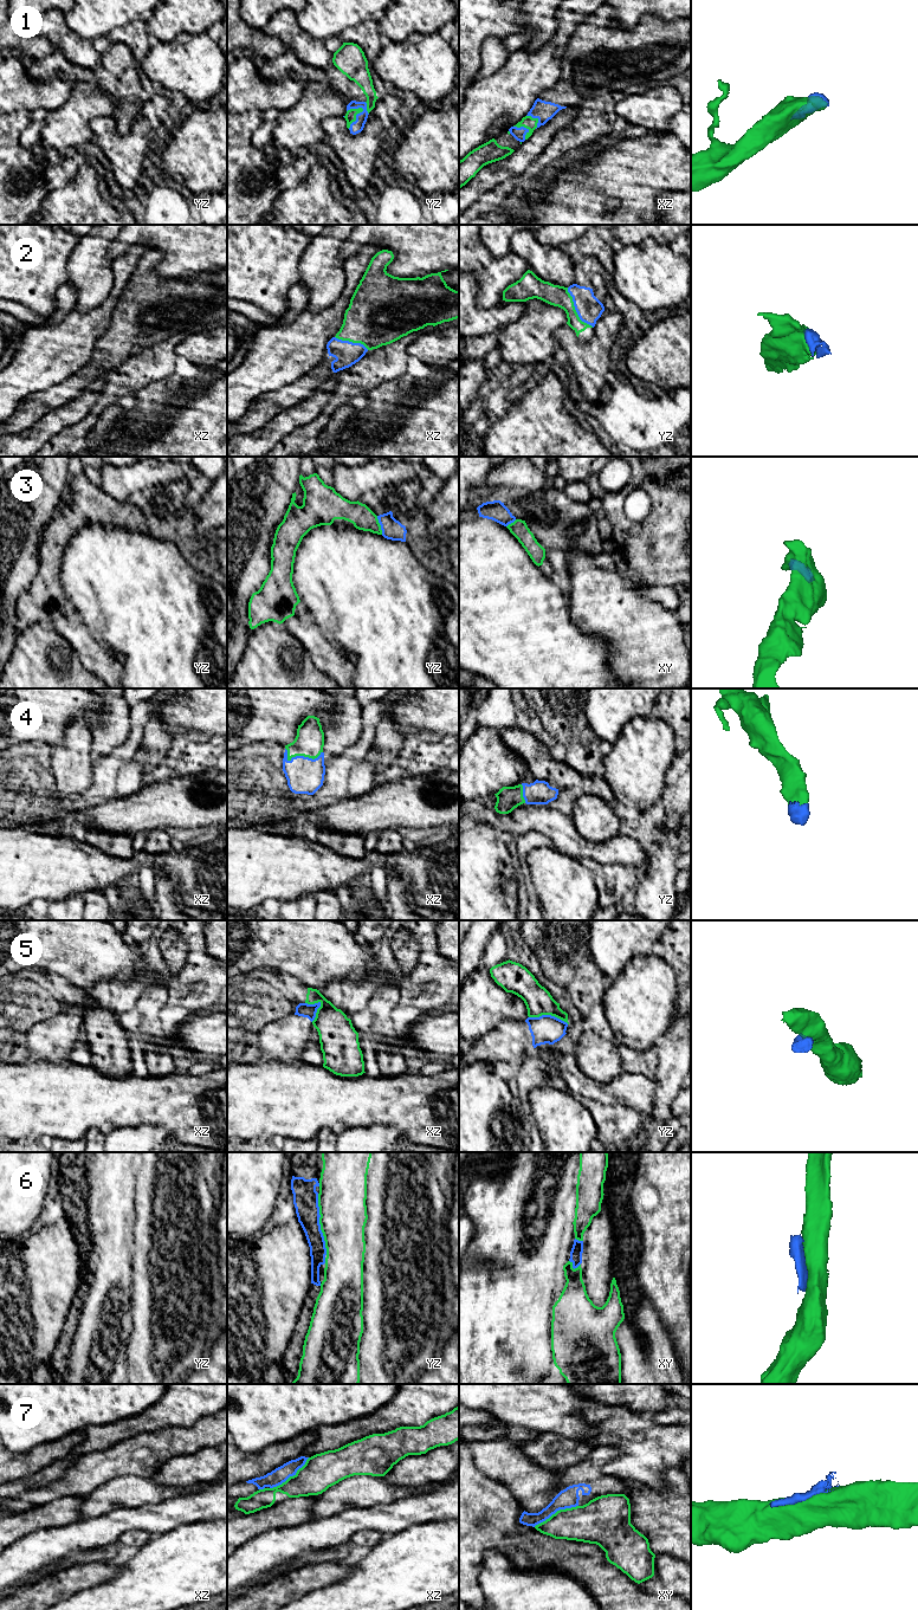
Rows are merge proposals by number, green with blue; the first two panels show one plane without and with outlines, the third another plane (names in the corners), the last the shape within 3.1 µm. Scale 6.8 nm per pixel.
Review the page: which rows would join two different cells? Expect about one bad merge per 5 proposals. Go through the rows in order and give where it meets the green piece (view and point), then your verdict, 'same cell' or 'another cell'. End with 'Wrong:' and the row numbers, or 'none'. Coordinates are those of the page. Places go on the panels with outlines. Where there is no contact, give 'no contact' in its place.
1: meets green in yz at (355, 117); same cell
2: meets green in yz at (575, 310); same cell
3: meets green in yz at (380, 525); same cell
4: meets green in xz at (299, 755); same cell
5: meets green in yz at (549, 1014); another cell
6: meets green in yz at (319, 1223); another cell
7: meets green in xz at (290, 1476); another cell
Wrong: 5, 6, 7

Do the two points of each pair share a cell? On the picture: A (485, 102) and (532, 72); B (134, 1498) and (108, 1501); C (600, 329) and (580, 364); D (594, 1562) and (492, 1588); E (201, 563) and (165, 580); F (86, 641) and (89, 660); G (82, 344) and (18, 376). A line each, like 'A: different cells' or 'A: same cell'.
A: same cell
B: same cell
C: same cell
D: different cells
E: different cells
F: same cell
G: same cell

